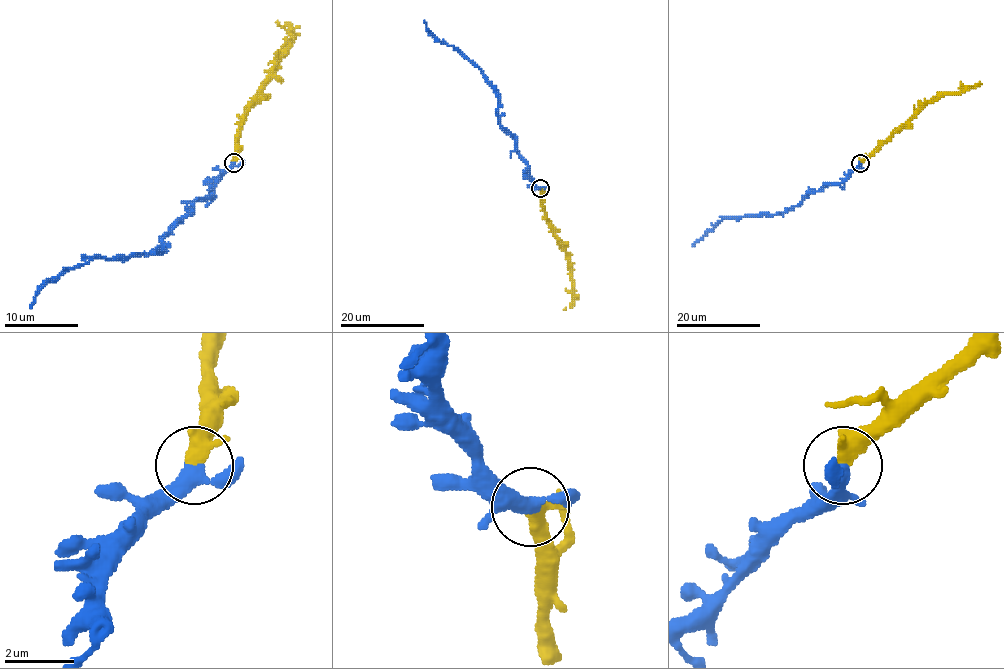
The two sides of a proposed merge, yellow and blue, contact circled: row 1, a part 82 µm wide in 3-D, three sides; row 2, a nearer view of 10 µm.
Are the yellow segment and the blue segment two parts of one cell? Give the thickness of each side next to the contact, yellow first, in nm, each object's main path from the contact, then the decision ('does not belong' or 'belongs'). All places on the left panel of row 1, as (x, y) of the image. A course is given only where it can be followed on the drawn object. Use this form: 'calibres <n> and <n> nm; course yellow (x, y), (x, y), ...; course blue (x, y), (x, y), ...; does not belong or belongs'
calibres 500 and 360 nm; course yellow (233, 162), (240, 116), (283, 57), (290, 40), (290, 29), (285, 22), (275, 22); course blue (233, 162), (214, 194), (200, 197), (163, 240), (161, 251), (91, 258), (52, 279), (30, 308); belongs

